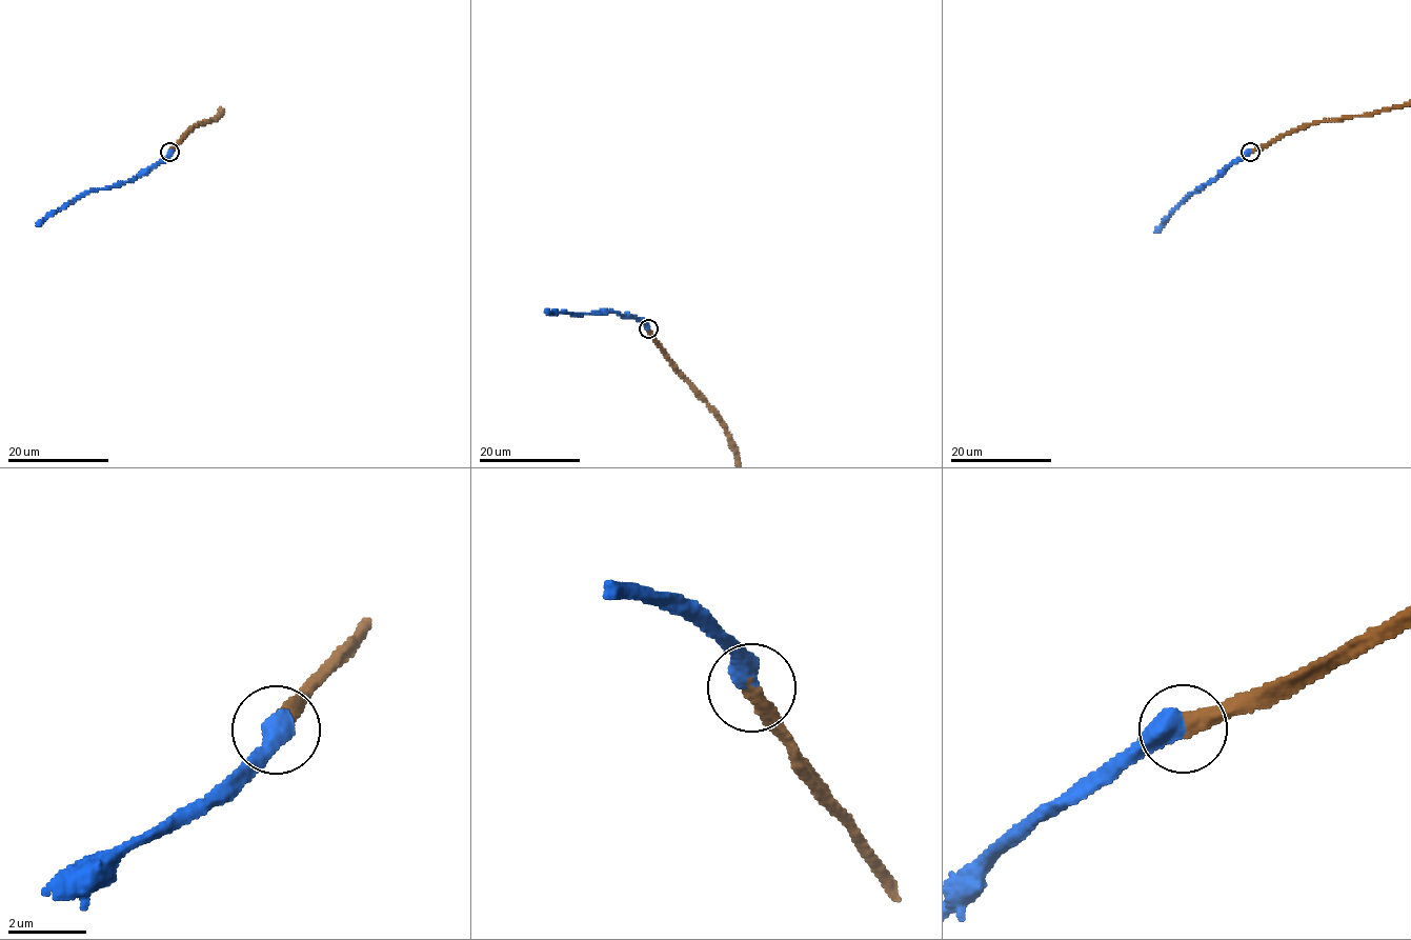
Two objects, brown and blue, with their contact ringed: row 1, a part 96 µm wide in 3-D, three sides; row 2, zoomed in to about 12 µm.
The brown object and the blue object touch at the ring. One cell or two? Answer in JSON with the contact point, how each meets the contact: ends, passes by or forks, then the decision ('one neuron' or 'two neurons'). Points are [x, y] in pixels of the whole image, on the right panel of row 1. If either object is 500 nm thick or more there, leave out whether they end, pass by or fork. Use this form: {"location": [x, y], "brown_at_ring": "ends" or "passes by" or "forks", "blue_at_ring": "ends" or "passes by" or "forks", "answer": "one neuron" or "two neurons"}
{"location": [1250, 152], "answer": "one neuron"}

